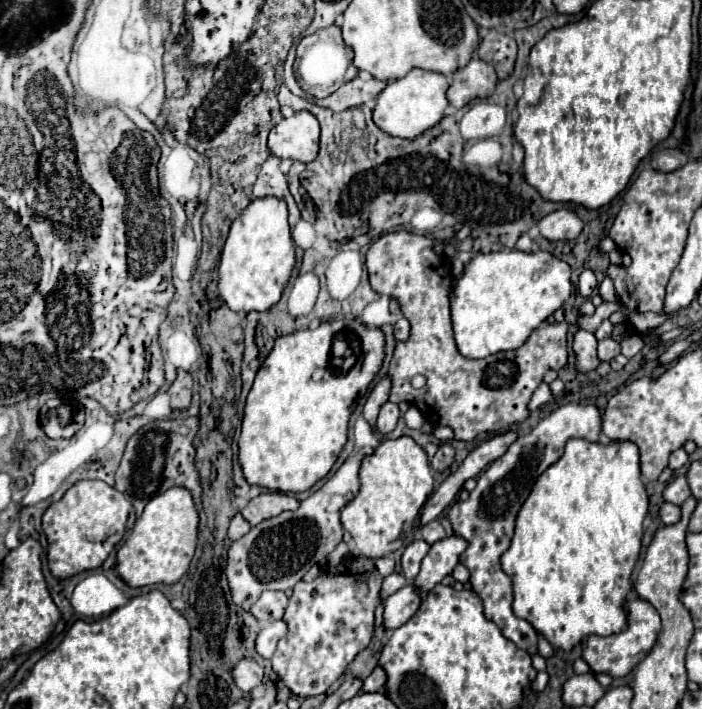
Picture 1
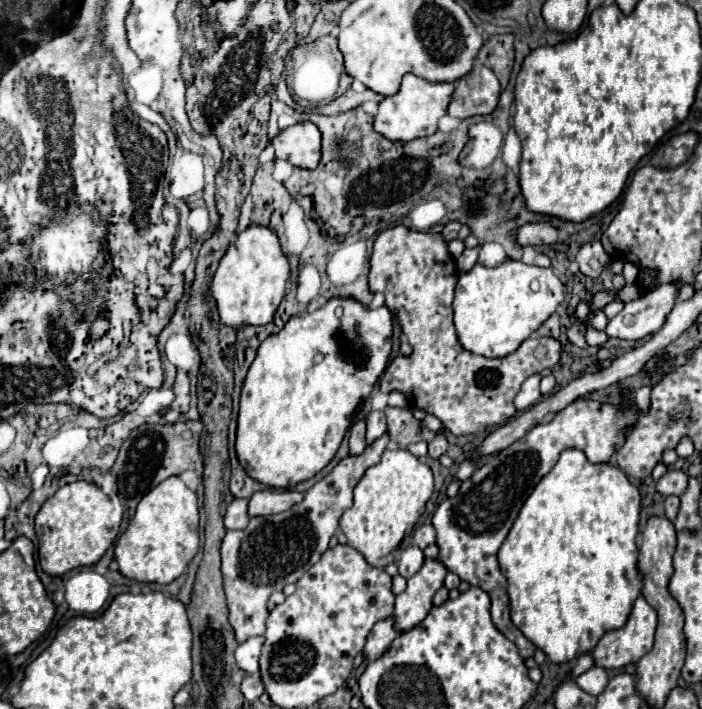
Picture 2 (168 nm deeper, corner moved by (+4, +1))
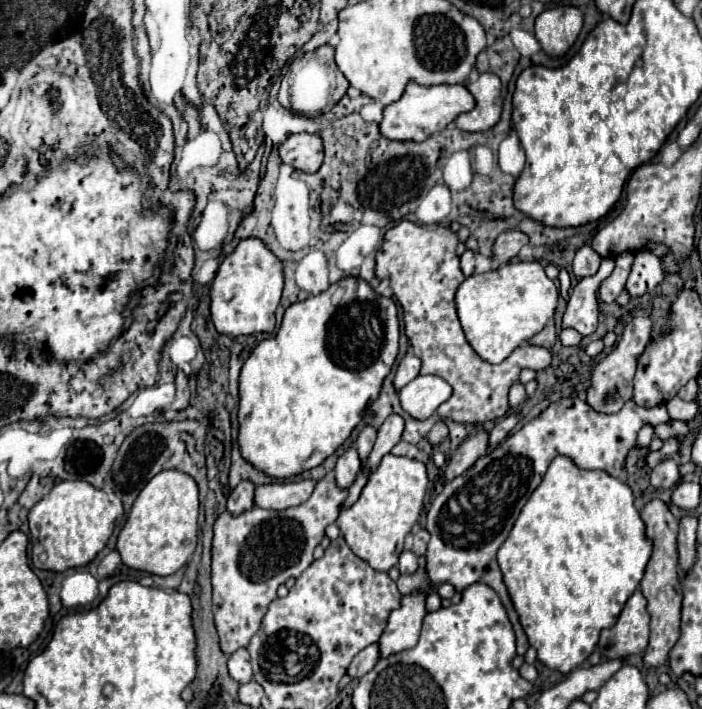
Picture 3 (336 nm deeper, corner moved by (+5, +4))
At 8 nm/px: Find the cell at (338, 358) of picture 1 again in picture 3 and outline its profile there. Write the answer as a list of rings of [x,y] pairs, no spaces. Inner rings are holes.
[[[341,279],[327,291],[293,303],[285,311],[275,337],[261,341],[241,369],[237,442],[243,459],[273,479],[295,477],[321,465],[343,445],[361,421],[365,409],[377,399],[381,383],[395,363],[397,351],[397,305],[393,299],[377,295],[363,279]]]

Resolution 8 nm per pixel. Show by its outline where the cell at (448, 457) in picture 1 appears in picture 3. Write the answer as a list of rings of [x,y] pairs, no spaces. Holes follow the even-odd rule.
[[[437,421],[435,427],[427,433],[427,441],[429,441],[433,447],[439,445],[439,443],[443,443],[447,437],[449,437],[449,429],[447,429],[447,425],[445,425],[443,421]]]

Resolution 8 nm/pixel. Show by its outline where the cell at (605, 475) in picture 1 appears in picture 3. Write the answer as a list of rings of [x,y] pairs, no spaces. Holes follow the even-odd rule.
[[[559,455],[553,459],[553,463],[549,465],[541,485],[533,491],[533,495],[529,497],[529,501],[525,503],[525,507],[521,509],[509,537],[505,539],[505,543],[499,547],[497,551],[497,563],[503,571],[503,581],[509,589],[509,595],[511,595],[511,601],[515,605],[515,611],[519,615],[519,621],[523,625],[523,631],[531,643],[531,647],[537,649],[537,657],[543,665],[547,665],[549,669],[557,669],[561,673],[569,673],[573,667],[581,665],[595,649],[597,641],[599,641],[599,633],[607,627],[613,627],[615,625],[615,619],[619,617],[619,611],[623,609],[623,605],[627,603],[627,599],[635,593],[635,589],[639,587],[643,575],[645,575],[645,567],[649,563],[649,557],[651,557],[651,541],[645,537],[645,525],[639,517],[639,511],[635,509],[635,497],[633,497],[633,491],[627,483],[619,481],[617,477],[605,473],[605,471],[585,471],[585,469],[579,469],[569,457],[565,455]]]

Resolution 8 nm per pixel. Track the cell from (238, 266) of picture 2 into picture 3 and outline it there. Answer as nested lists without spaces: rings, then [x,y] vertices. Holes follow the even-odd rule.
[[[243,239],[231,255],[223,259],[211,283],[211,319],[219,333],[251,335],[275,329],[275,309],[283,291],[283,263],[267,251],[261,239]]]

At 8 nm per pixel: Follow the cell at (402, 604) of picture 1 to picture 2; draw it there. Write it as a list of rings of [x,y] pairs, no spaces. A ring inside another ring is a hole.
[[[386,618],[386,620],[380,620],[376,622],[376,626],[372,628],[372,632],[368,634],[368,640],[366,640],[366,646],[362,650],[364,658],[366,660],[376,660],[380,658],[388,646],[392,644],[392,640],[398,636],[398,632],[394,630],[392,626],[392,618]]]

